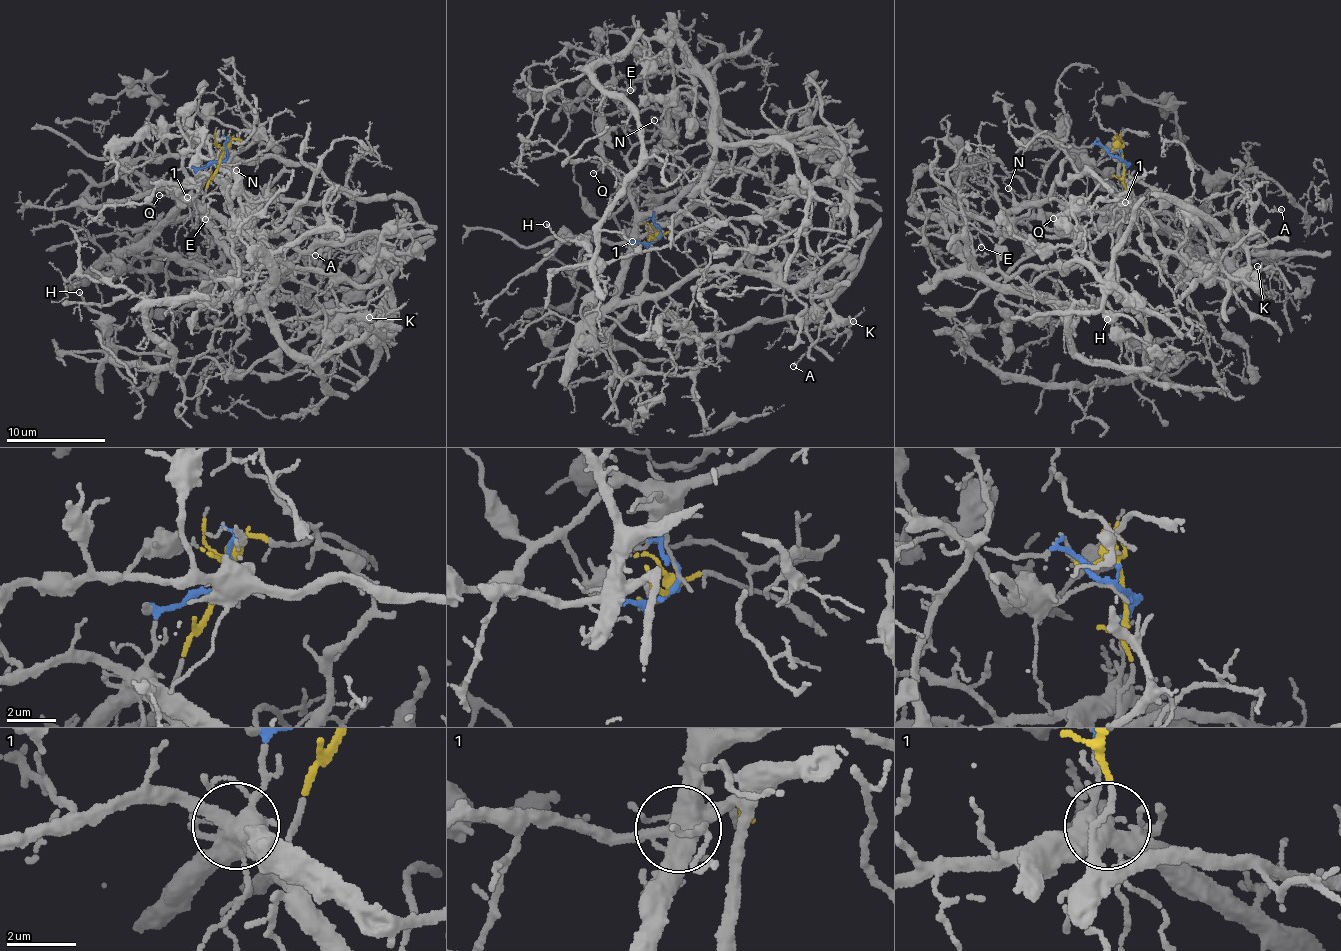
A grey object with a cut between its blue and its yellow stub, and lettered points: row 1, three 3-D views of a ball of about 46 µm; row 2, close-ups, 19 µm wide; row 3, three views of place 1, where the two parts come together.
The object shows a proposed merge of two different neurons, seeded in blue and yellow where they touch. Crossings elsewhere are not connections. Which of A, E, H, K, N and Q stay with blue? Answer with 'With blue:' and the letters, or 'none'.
With blue: A, E, K, N, Q

